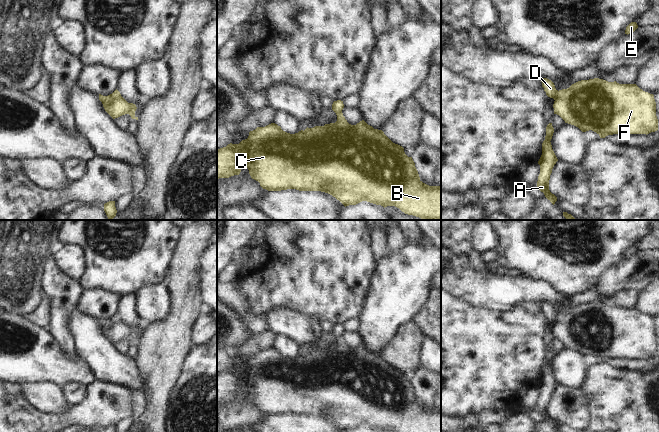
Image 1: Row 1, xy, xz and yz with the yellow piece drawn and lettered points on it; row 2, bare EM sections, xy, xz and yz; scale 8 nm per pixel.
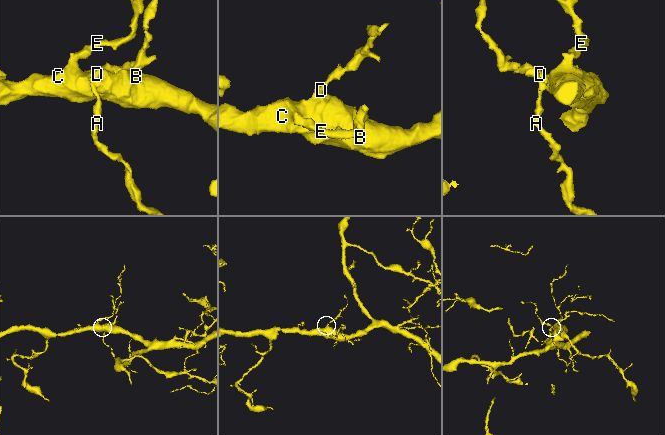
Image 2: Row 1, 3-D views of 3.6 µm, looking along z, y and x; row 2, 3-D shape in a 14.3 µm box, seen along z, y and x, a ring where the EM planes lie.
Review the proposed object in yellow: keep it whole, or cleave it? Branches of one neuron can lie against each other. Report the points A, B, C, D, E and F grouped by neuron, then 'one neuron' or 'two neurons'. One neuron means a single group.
A D / B C E F; two neurons

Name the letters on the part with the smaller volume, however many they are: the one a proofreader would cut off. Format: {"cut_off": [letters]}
{"cut_off": ["A", "D"]}

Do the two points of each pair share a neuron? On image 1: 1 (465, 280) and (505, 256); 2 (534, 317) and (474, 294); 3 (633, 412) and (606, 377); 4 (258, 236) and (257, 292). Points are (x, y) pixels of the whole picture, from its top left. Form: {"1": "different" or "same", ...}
{"1": "different", "2": "different", "3": "same", "4": "different"}

